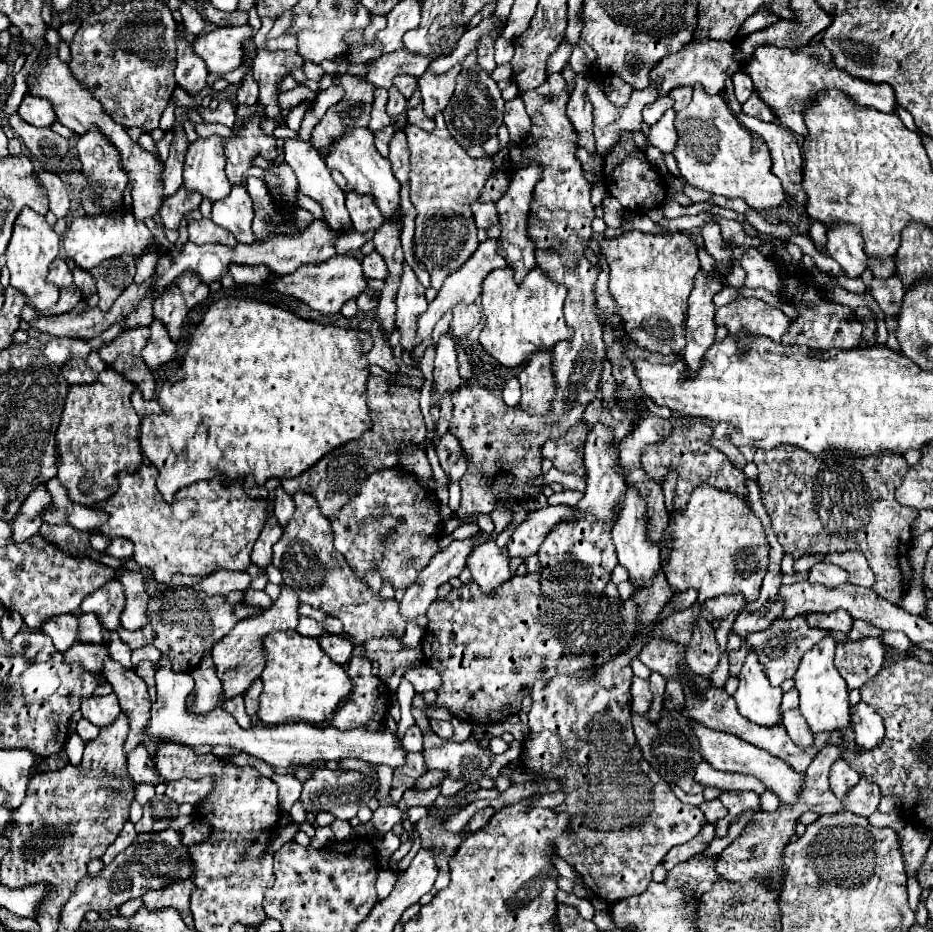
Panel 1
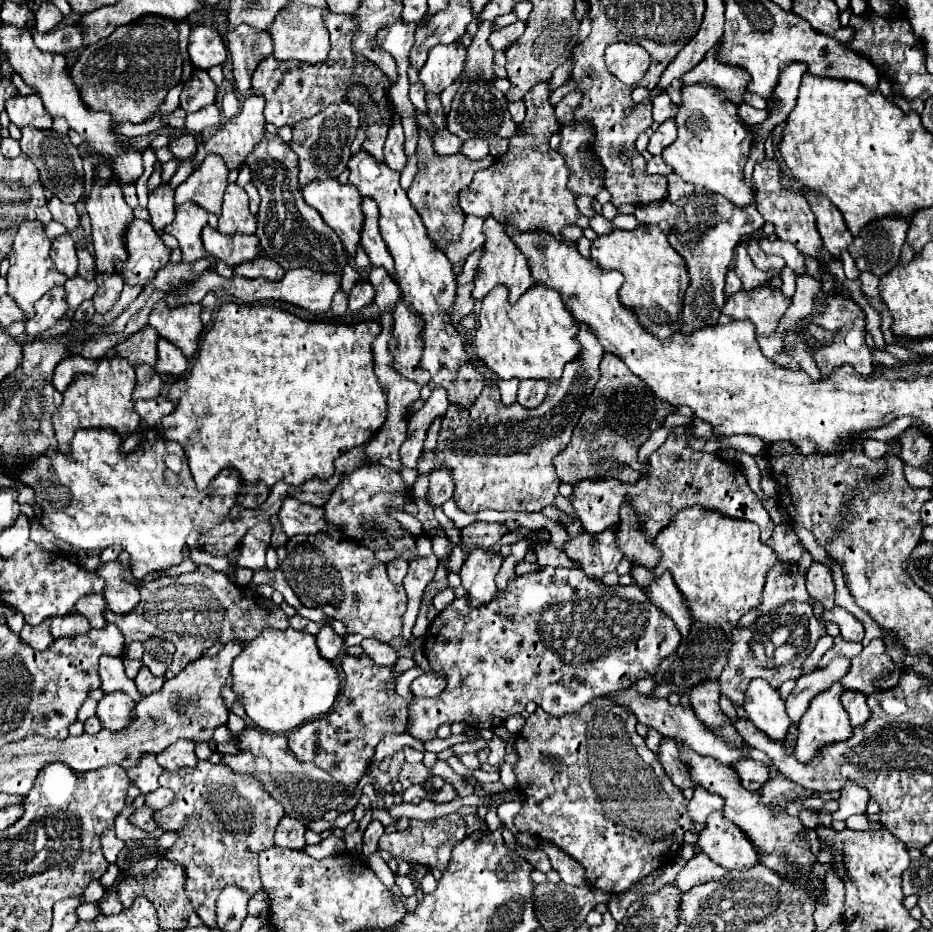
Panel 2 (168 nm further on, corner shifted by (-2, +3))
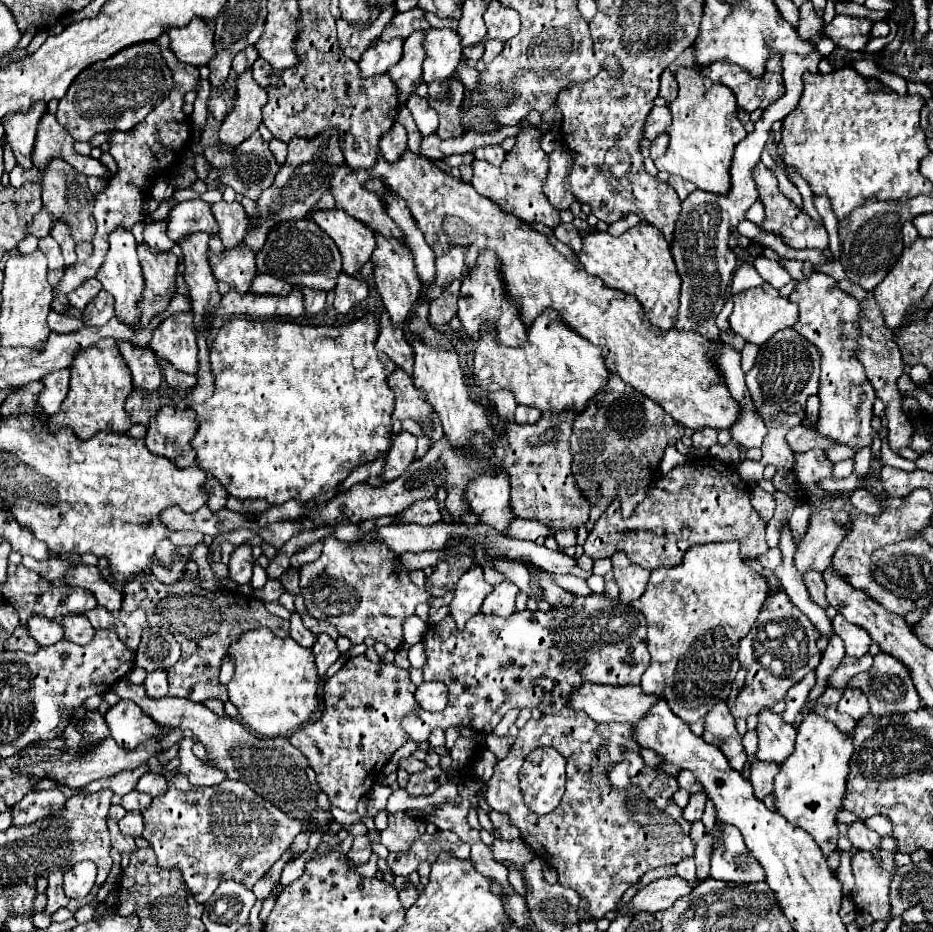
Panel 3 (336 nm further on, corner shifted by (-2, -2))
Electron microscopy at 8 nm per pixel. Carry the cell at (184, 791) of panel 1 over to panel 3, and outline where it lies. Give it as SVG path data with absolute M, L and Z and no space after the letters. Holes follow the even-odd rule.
M131 791L131 793L123 795L123 801L121 801L125 811L145 811L149 803L151 803L151 797L143 795L139 791Z

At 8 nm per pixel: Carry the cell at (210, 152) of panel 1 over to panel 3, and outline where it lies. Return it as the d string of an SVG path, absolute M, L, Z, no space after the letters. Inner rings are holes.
M191 199L179 203L171 215L169 215L169 227L167 235L171 241L179 243L185 237L193 233L207 233L207 235L217 235L217 221L213 221L213 213L209 213L209 203L201 199Z

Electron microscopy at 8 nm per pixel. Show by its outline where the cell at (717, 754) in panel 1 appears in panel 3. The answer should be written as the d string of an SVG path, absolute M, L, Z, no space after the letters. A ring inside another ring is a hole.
M585 681L569 695L567 705L575 711L585 711L597 723L621 721L633 725L653 701L657 701L657 697L645 695L639 685L613 687Z

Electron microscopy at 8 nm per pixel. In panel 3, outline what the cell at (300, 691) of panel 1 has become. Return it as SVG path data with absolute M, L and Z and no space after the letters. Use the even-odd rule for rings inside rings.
M261 627L235 639L227 653L235 663L233 679L227 683L229 701L237 707L243 723L255 733L265 737L287 735L313 717L319 701L311 649L297 645L291 637L281 639L271 629Z

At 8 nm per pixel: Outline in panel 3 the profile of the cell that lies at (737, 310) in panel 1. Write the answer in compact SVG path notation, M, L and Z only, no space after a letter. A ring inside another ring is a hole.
M769 283L753 289L745 289L737 295L733 295L733 313L729 317L731 329L735 335L745 337L753 345L763 345L769 341L777 331L787 329L797 323L797 305L789 299L781 297L777 289L773 289Z

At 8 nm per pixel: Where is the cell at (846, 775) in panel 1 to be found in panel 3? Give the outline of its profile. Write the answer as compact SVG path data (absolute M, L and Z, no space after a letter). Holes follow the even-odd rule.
M857 821L857 823L849 825L849 841L853 843L853 847L857 851L869 851L877 861L881 861L881 857L879 857L881 837L875 831L867 829L863 821Z

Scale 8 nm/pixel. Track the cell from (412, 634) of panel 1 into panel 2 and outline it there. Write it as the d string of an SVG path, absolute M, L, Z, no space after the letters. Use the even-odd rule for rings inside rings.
M369 638L364 639L361 646L377 665L389 666L397 660L397 652L386 643Z

